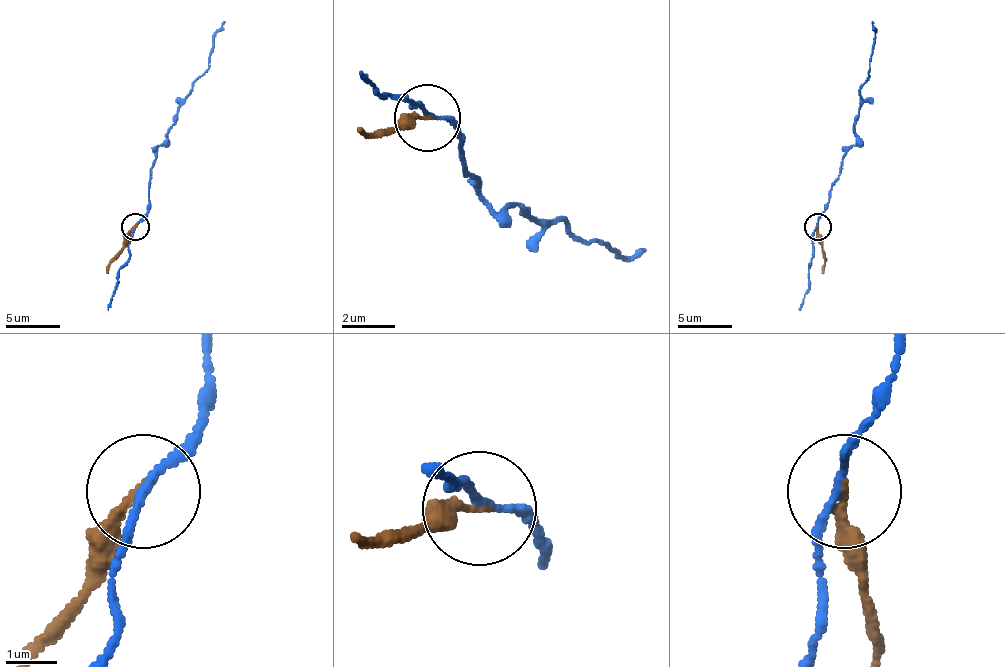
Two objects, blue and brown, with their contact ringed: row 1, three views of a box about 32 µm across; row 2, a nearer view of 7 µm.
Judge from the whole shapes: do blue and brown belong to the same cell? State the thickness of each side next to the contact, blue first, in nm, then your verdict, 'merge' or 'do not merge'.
calibres 140 and 170 nm; do not merge

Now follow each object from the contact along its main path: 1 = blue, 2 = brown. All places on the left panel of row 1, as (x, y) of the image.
1: (136, 226), (149, 202), (155, 155), (163, 144), (176, 106), (209, 66), (214, 33), (225, 22)
2: (136, 226), (106, 272)

